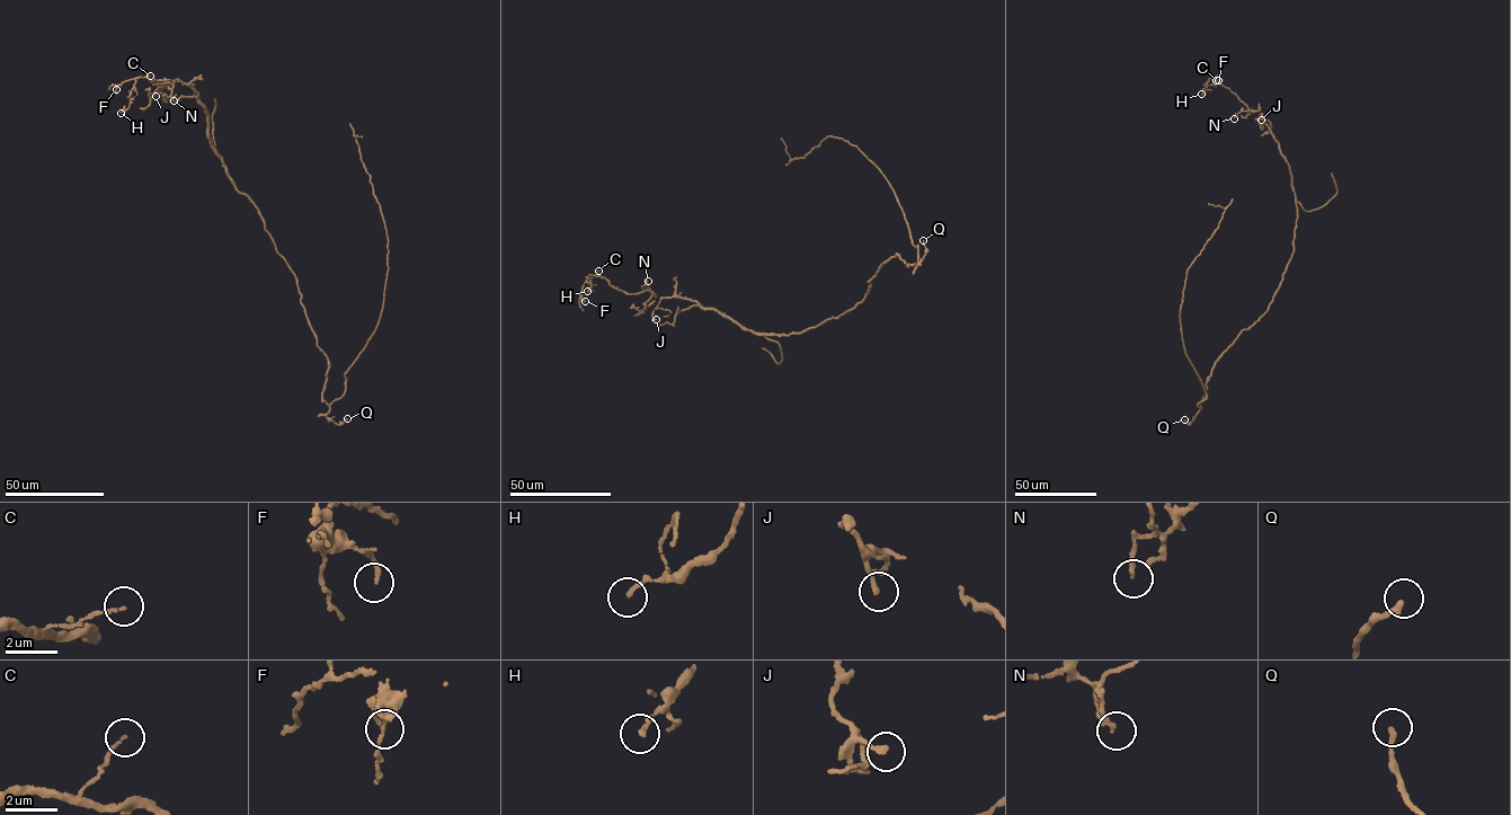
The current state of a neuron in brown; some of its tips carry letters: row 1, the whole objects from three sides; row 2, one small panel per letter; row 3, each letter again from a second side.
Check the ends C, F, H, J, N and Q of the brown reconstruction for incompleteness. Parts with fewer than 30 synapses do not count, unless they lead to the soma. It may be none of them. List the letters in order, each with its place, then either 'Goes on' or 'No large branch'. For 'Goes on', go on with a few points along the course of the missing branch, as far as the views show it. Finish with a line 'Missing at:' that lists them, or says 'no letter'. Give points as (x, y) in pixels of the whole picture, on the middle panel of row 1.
C: Place: (598, 271). No large branch
F: Place: (585, 301). No large branch
H: Place: (587, 291). No large branch
J: Place: (656, 319). No large branch
N: Place: (648, 281). No large branch
Q: Place: (923, 240). No large branch
Missing at: no letter

